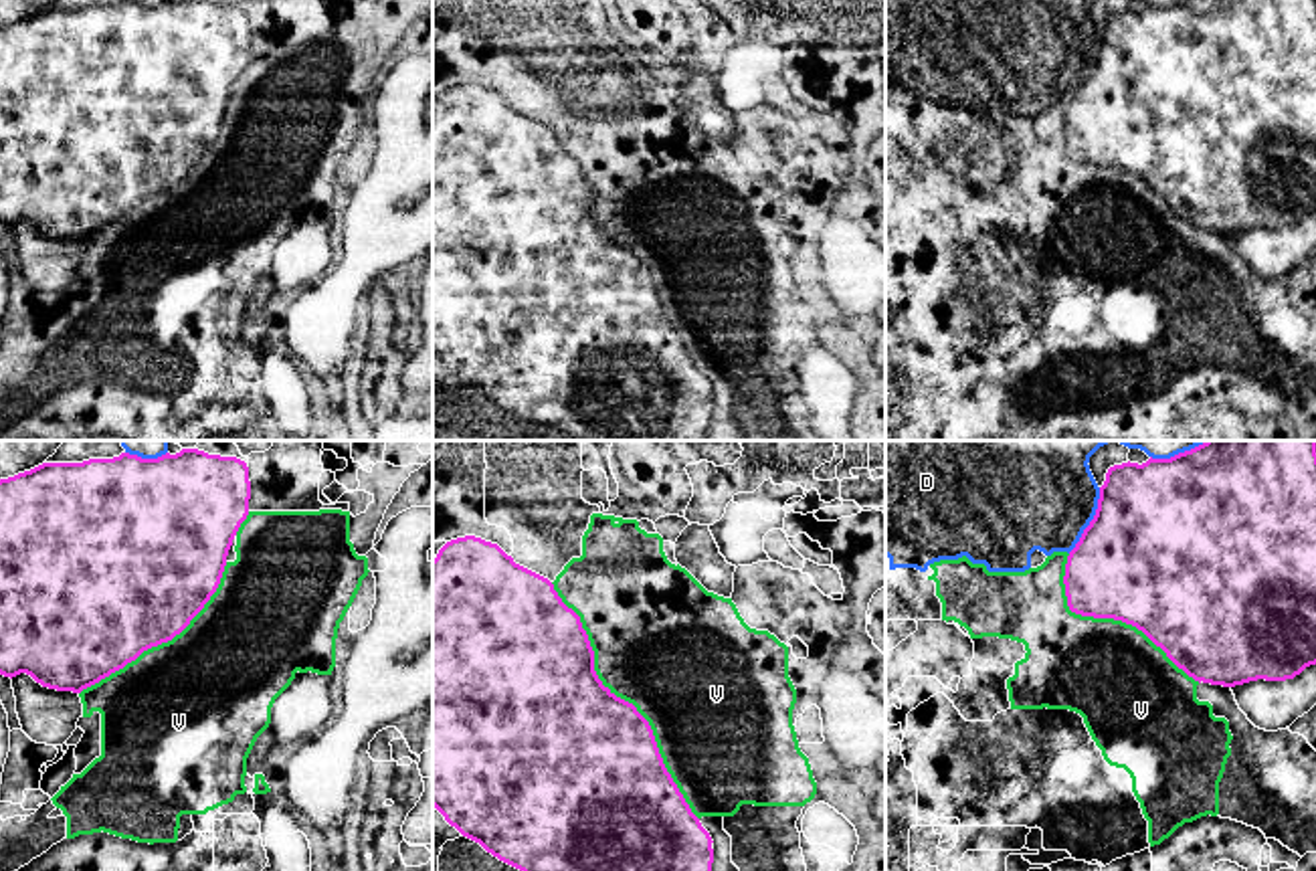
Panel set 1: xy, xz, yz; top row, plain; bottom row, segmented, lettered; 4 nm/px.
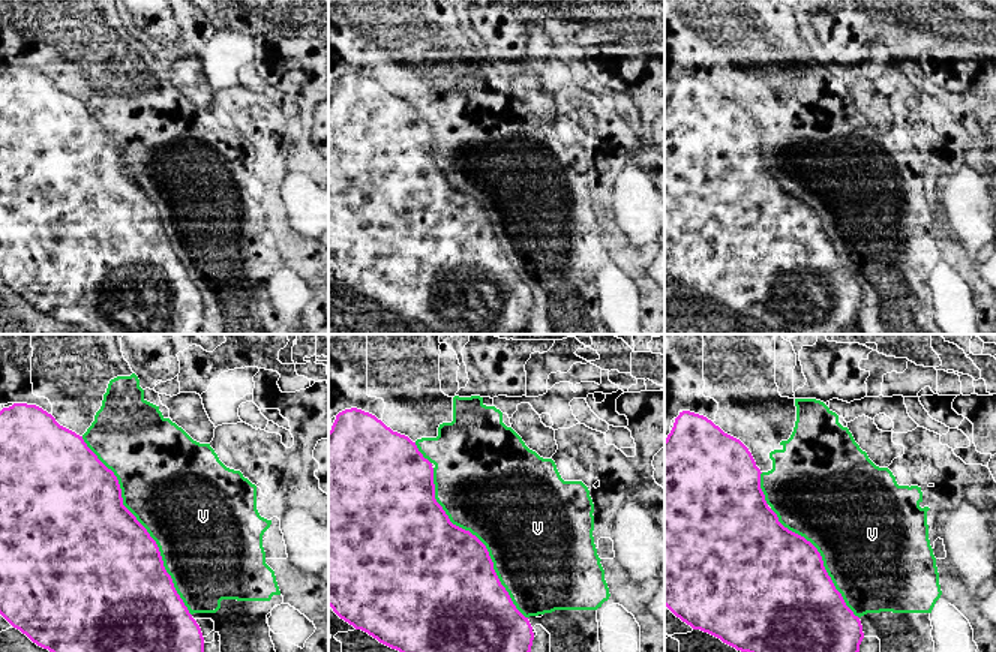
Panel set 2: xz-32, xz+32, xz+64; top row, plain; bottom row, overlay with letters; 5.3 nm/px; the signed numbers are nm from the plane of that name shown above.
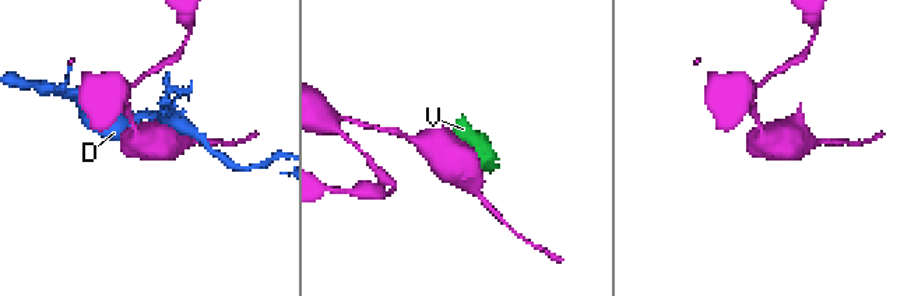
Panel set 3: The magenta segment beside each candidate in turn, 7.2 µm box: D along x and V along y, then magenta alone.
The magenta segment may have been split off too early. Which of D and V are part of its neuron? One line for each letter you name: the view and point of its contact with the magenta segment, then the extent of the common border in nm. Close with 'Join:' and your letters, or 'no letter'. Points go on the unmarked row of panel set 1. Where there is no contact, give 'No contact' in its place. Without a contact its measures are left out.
Join: no letter

